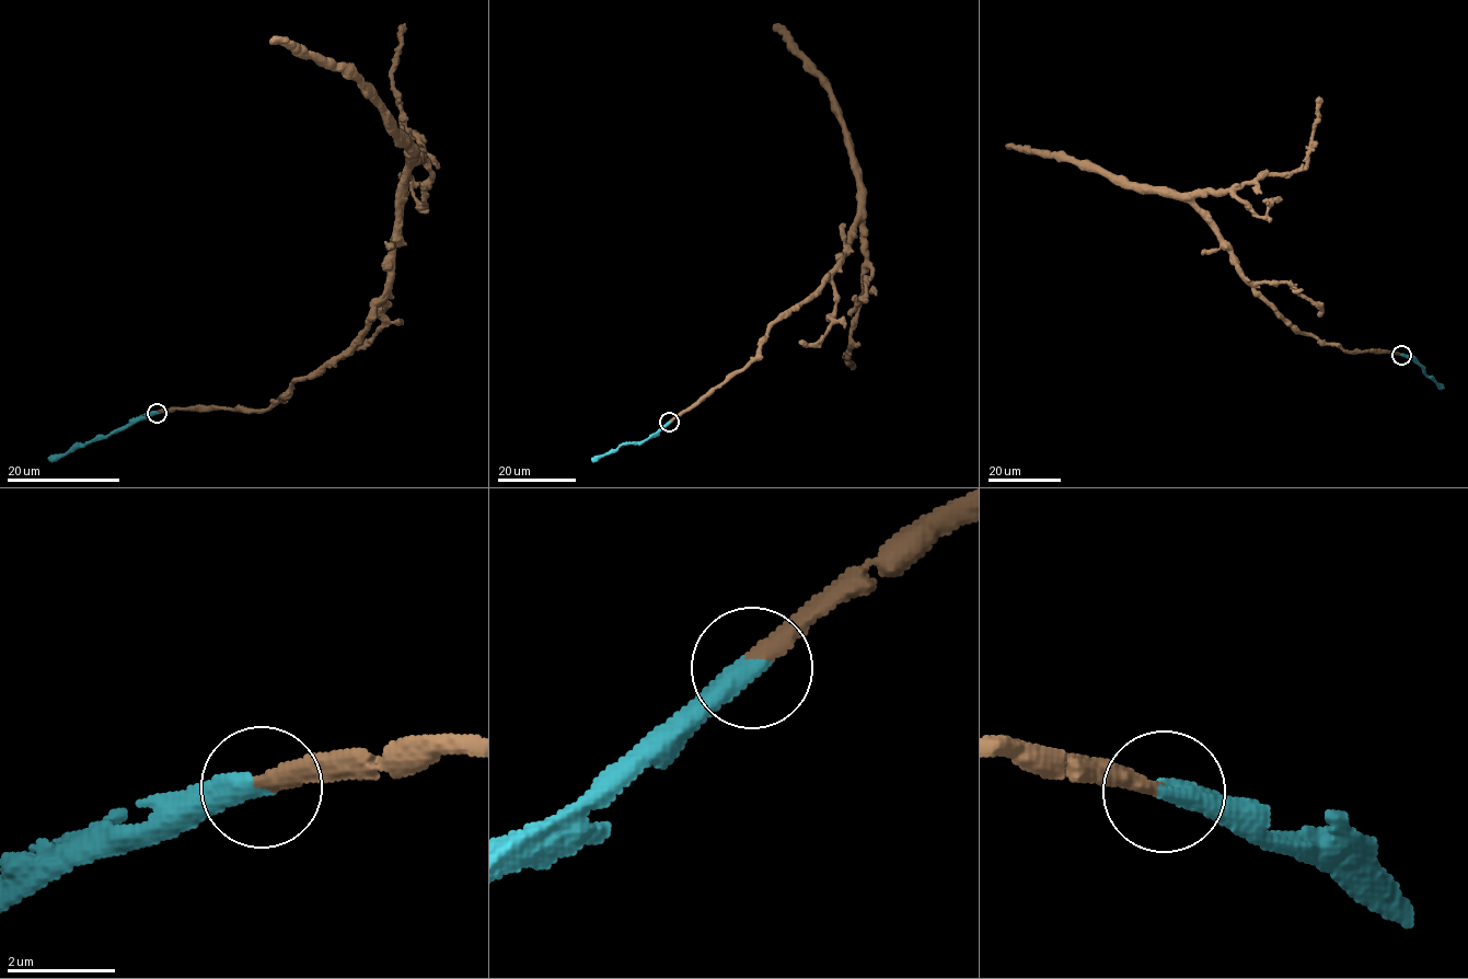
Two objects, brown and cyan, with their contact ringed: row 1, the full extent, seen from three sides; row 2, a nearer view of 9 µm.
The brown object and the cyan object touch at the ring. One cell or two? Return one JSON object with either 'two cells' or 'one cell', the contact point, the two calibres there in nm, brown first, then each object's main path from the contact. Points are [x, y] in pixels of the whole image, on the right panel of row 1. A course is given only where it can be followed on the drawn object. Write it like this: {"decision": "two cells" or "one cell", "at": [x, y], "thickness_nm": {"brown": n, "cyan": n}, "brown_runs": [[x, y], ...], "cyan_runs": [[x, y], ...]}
{"decision": "one cell", "at": [1401, 355], "thickness_nm": {"brown": 320, "cyan": 420}, "brown_runs": [[1401, 354], [1372, 349], [1342, 350], [1336, 344], [1324, 344], [1296, 331], [1244, 277], [1228, 244], [1188, 196]], "cyan_runs": [[1401, 354], [1413, 358], [1442, 388]]}

